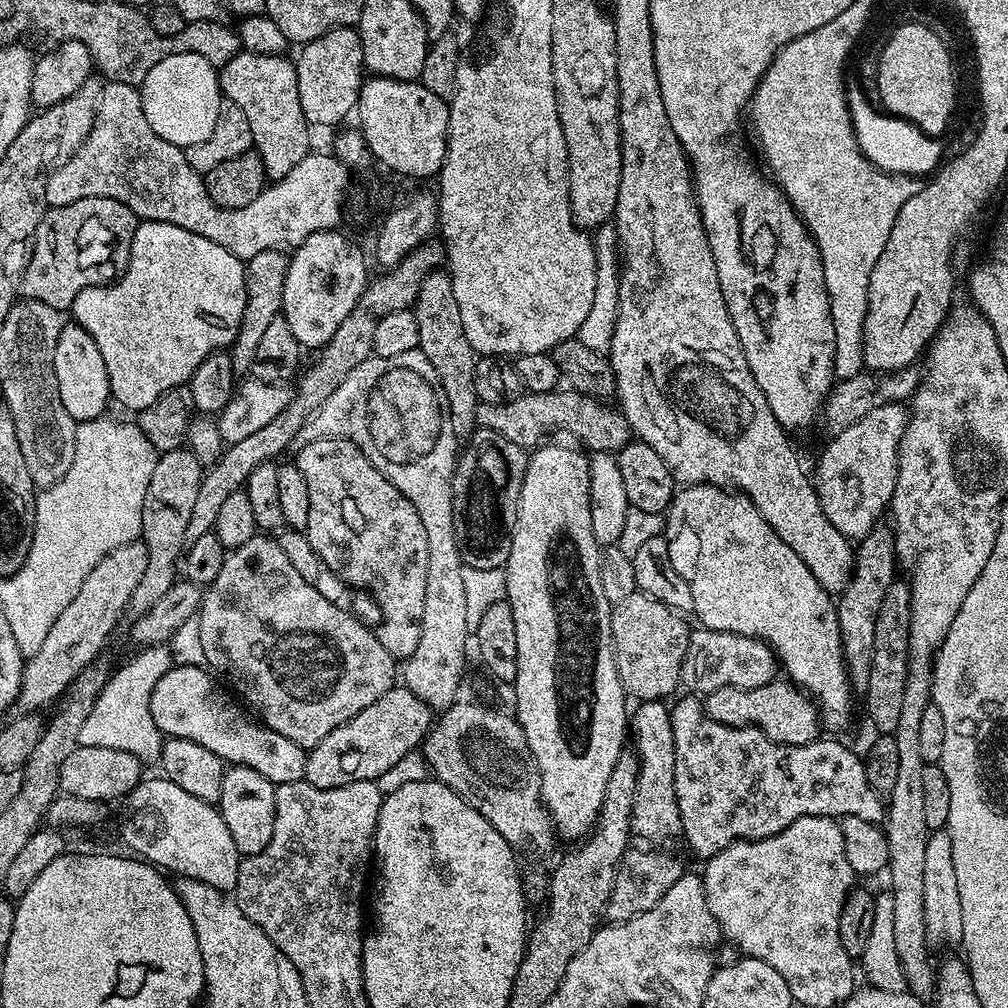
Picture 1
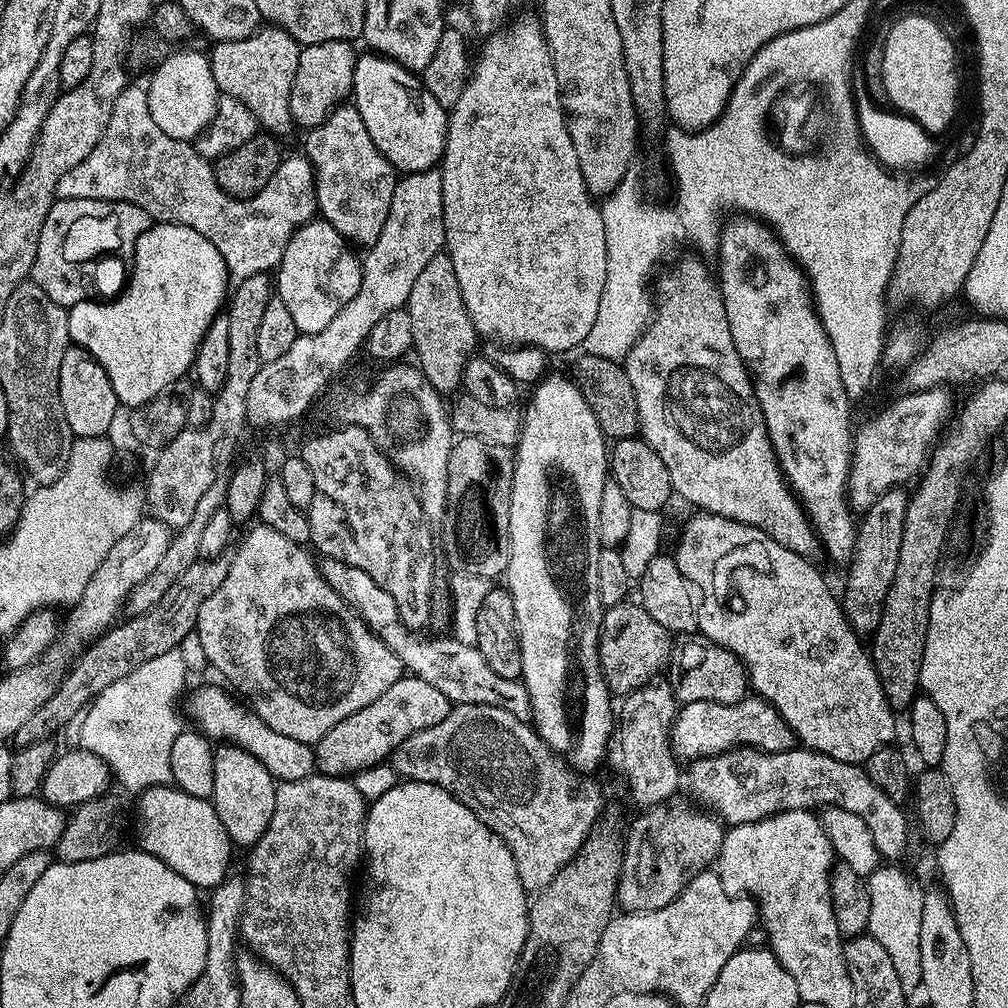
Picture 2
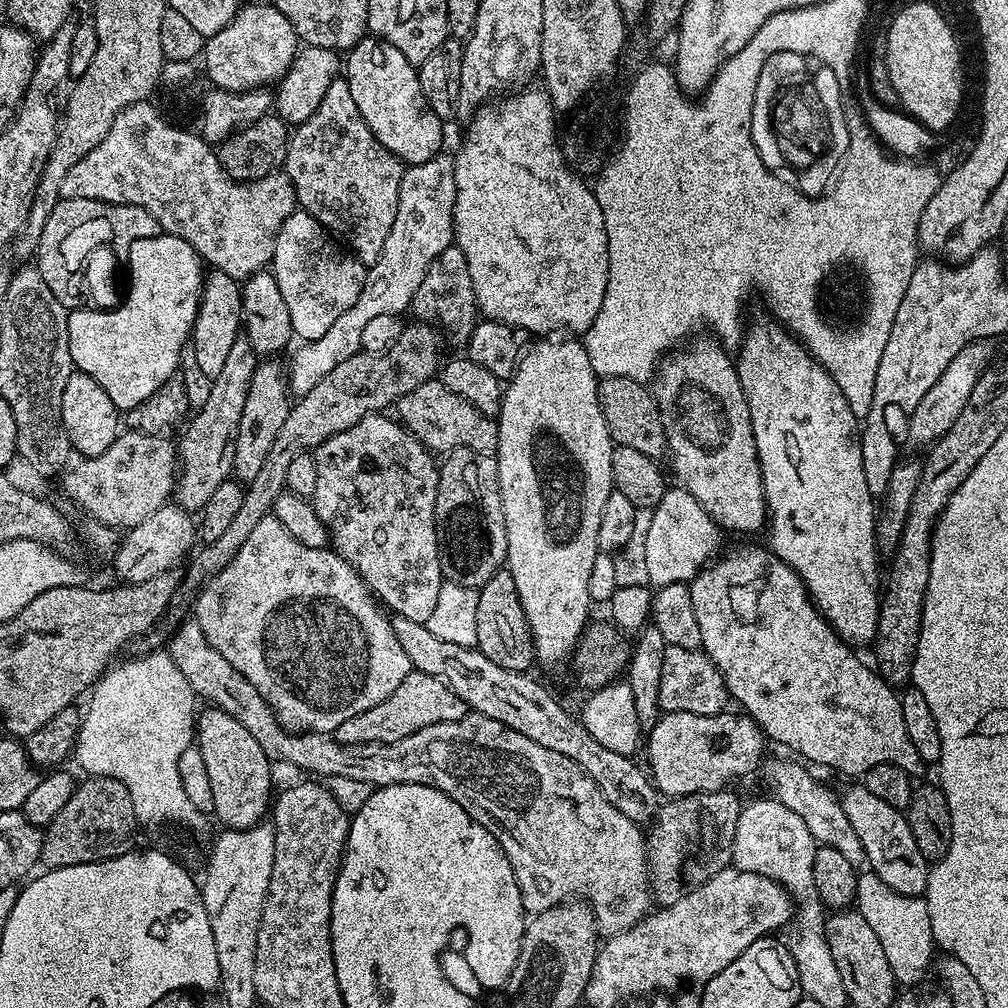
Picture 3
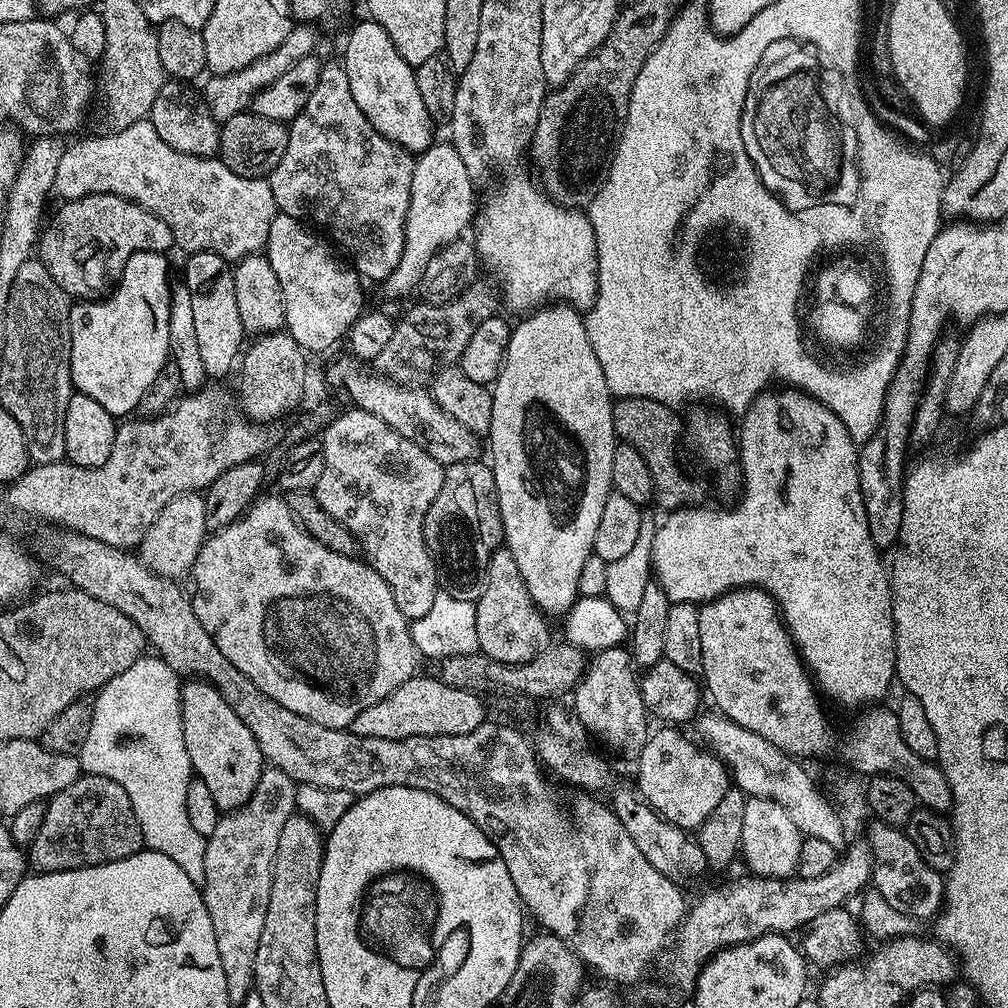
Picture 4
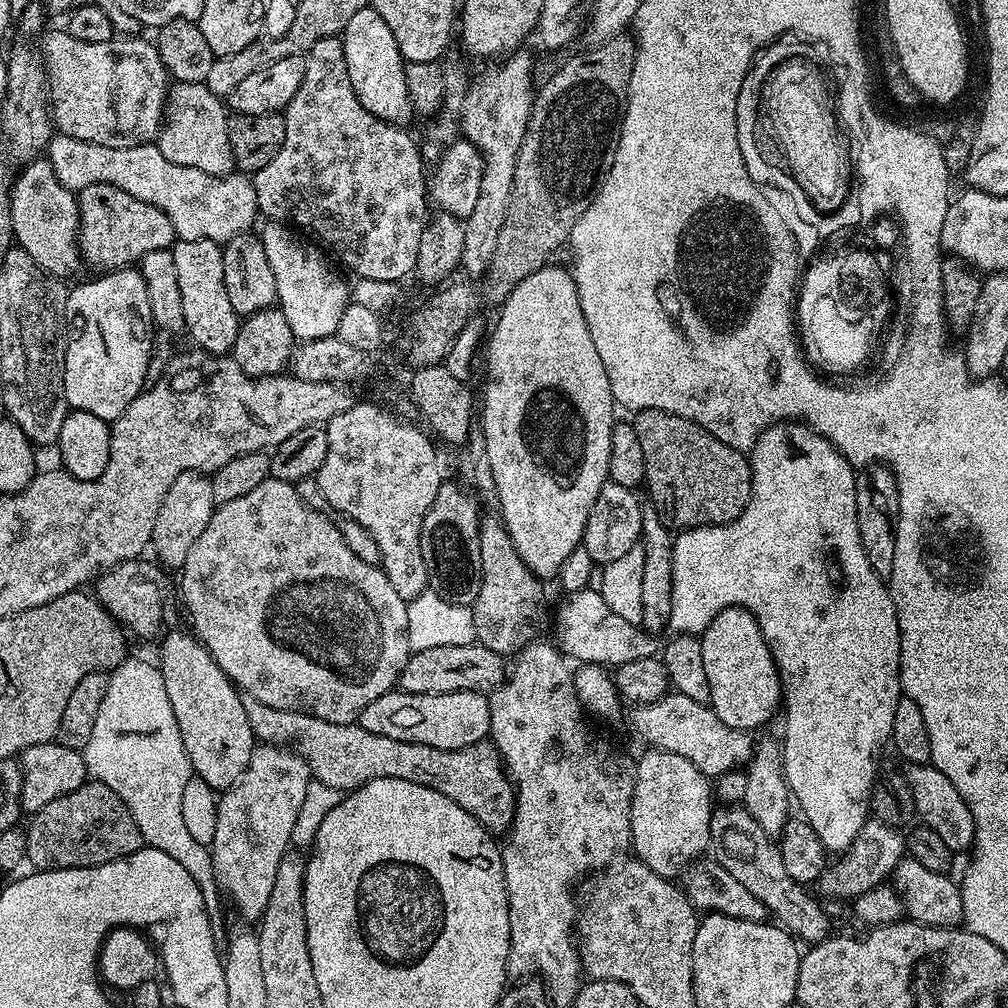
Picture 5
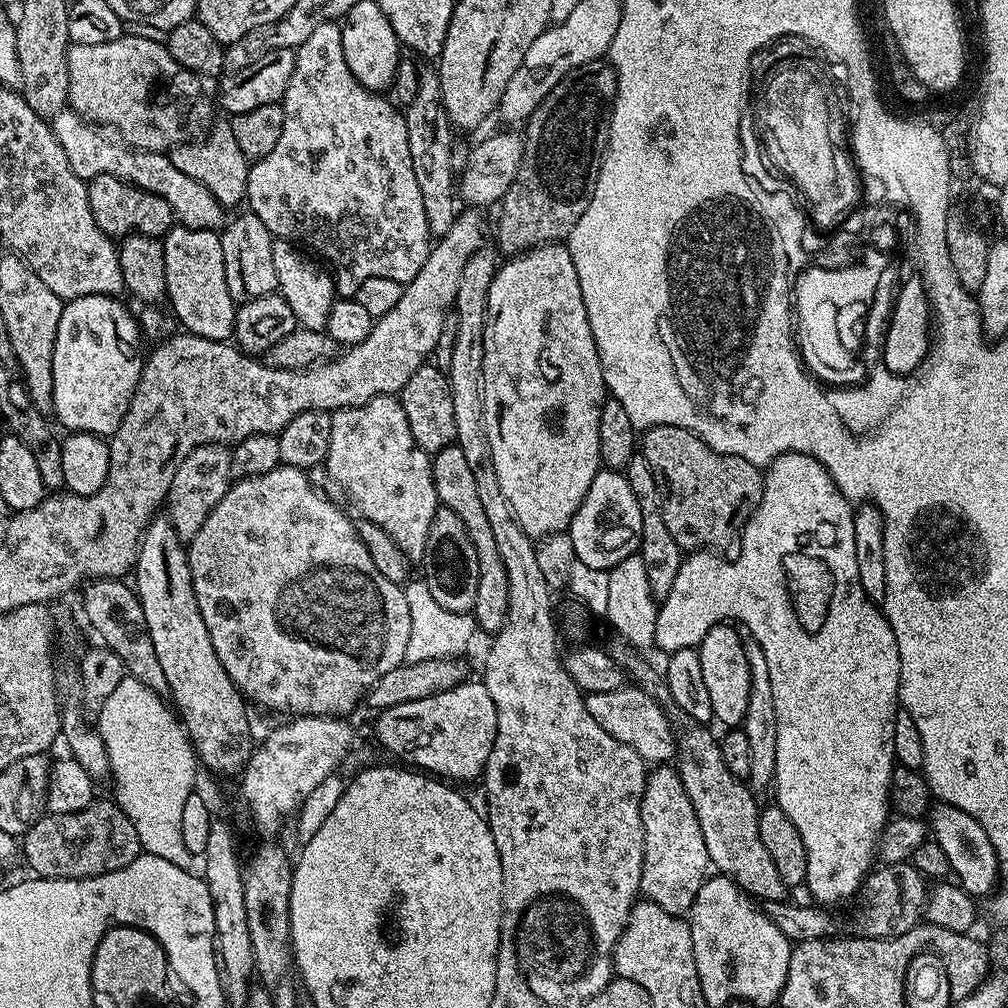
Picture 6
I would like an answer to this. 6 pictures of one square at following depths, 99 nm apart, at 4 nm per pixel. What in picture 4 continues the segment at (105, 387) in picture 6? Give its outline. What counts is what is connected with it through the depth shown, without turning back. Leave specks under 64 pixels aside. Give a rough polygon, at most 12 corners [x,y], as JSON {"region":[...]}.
{"region":[[163,252],[68,309],[73,389],[117,418],[170,360]]}

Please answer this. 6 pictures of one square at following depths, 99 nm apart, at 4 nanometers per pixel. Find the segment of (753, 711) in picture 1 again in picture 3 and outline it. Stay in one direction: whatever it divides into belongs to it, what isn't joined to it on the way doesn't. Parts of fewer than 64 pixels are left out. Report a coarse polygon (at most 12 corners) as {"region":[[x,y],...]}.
{"region":[[665,712],[646,734],[657,793],[718,792],[761,767],[747,714]]}

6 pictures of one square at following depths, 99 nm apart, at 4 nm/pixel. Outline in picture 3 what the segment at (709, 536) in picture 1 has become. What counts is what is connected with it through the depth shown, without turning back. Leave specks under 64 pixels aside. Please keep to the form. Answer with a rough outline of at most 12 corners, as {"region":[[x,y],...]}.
{"region":[[764,546],[690,582],[700,648],[771,743],[922,768],[897,689]]}

